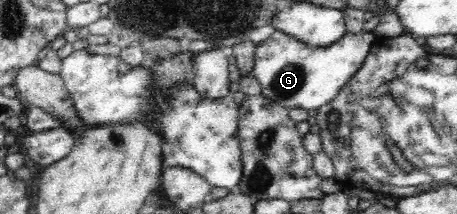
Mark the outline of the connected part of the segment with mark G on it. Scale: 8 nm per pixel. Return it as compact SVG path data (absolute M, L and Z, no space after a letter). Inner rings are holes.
M275 30L272 37L257 44L255 49L255 63L253 73L261 85L261 94L269 100L275 101L287 108L301 107L302 109L318 109L327 103L330 103L340 90L348 83L364 64L366 56L377 40L373 32L362 31L359 33L346 32L342 39L335 44L328 45L327 48L314 47L298 41L292 34L284 31Z

